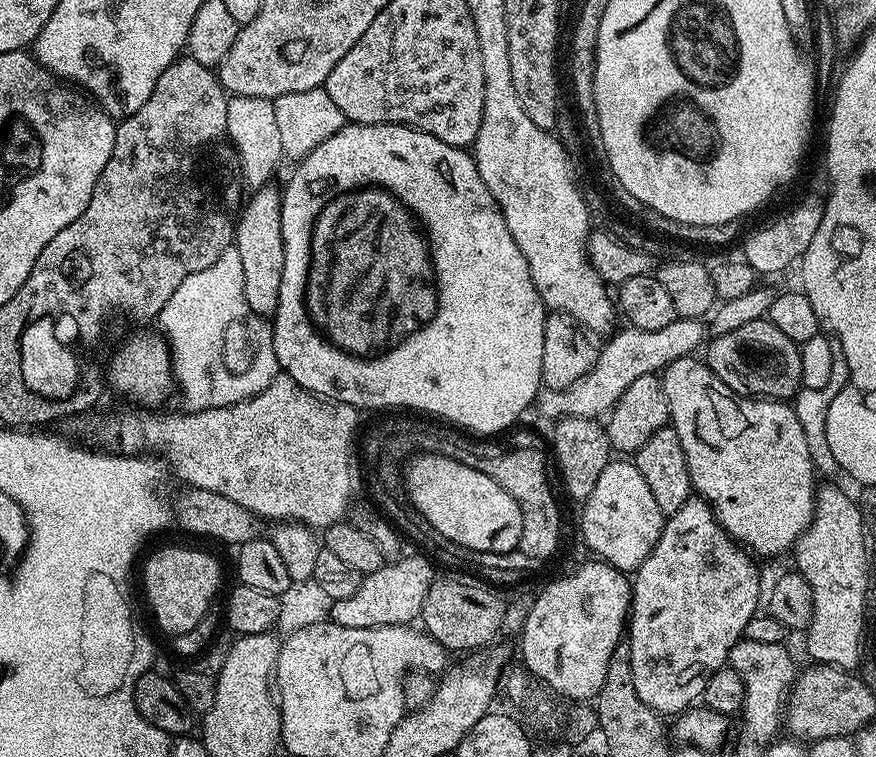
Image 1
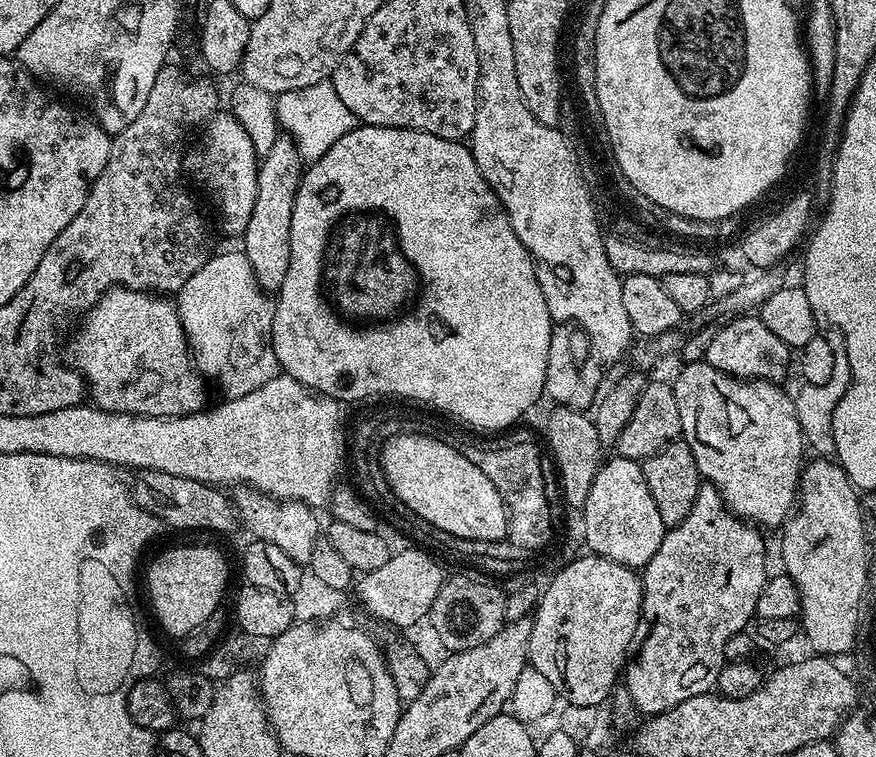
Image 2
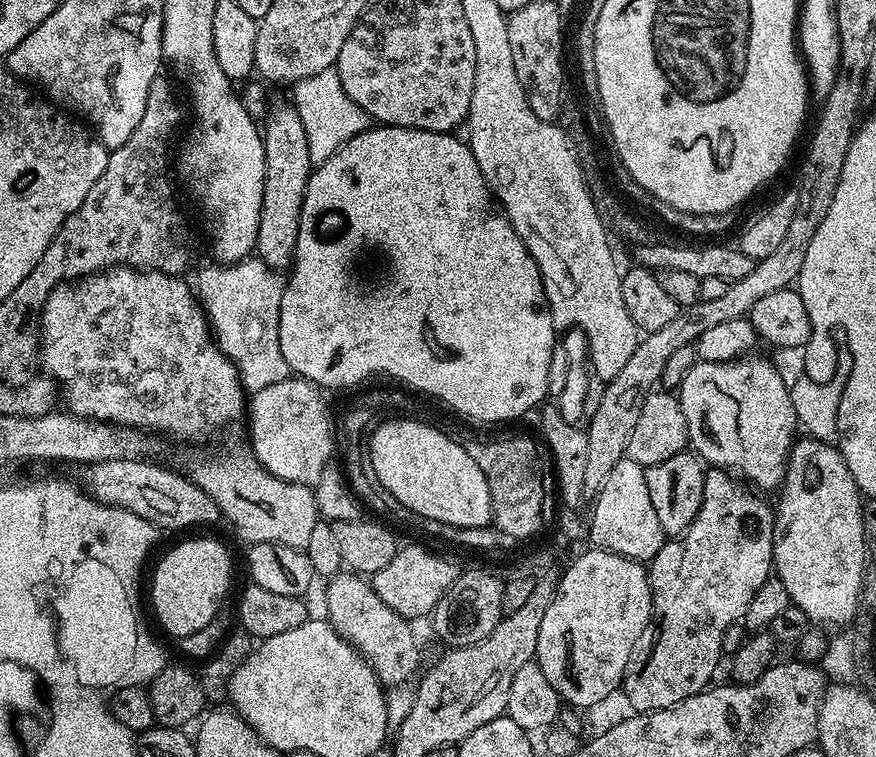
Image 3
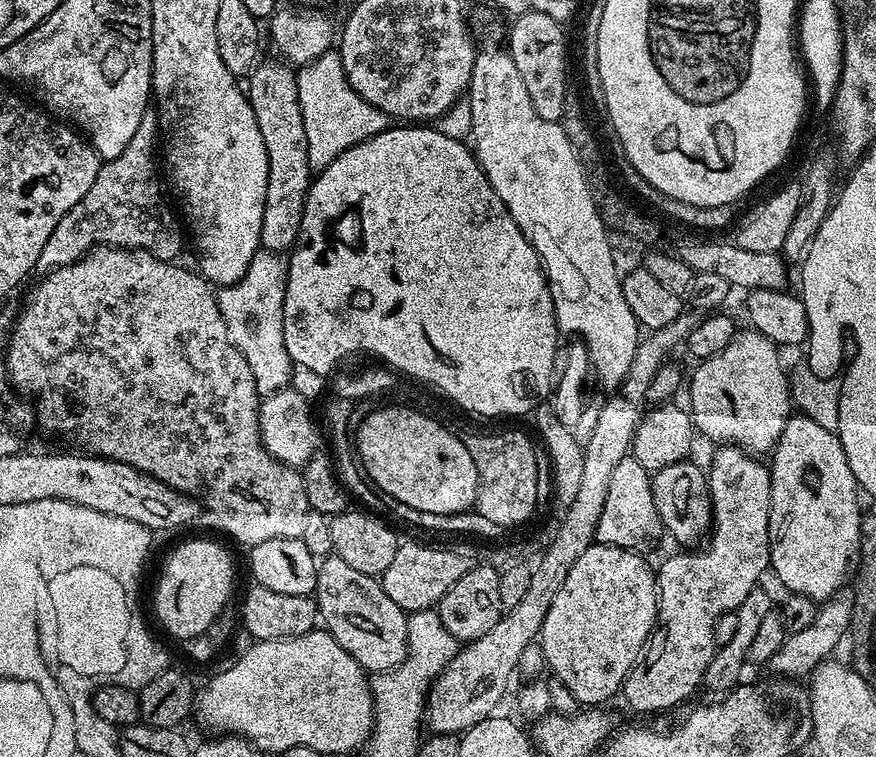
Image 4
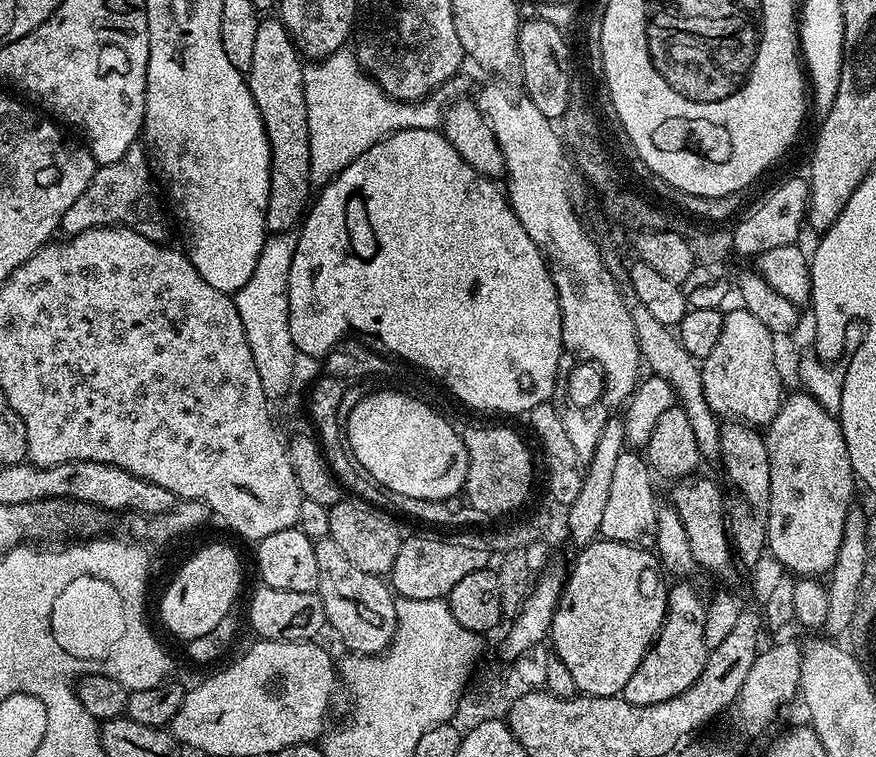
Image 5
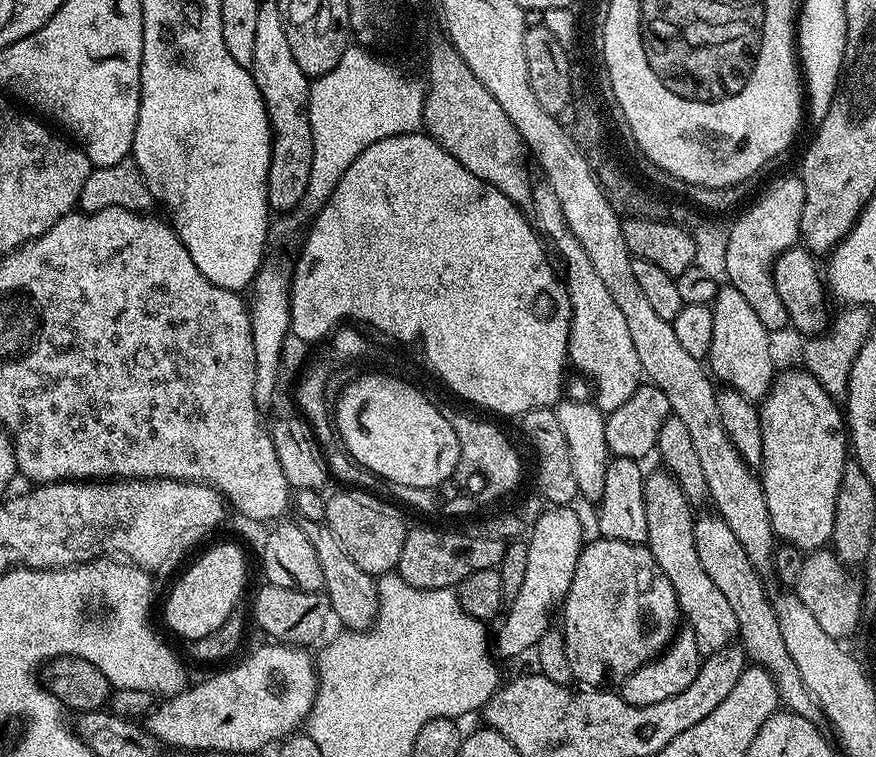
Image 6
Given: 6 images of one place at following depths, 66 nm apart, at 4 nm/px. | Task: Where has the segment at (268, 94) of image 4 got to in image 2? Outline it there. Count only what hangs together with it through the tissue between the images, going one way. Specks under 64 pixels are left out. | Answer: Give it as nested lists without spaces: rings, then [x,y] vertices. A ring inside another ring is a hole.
[[[277,135],[274,146],[262,154],[256,173],[258,190],[254,198],[254,210],[242,237],[242,251],[254,270],[254,278],[263,291],[272,294],[286,282],[286,270],[290,266],[290,218],[294,212],[294,198],[298,194],[300,178],[306,164],[294,146],[291,135]]]

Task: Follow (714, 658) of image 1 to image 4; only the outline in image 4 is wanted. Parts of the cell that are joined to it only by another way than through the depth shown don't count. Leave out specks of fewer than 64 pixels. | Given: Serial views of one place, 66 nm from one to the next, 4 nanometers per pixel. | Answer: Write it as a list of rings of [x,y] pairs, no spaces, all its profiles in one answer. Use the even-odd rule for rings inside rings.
[[[721,444],[715,449],[717,452],[712,456],[712,465],[707,465],[706,475],[708,478],[708,493],[712,495],[712,526],[706,543],[699,550],[680,550],[677,556],[668,556],[661,562],[656,572],[656,627],[653,628],[651,636],[648,637],[647,645],[634,667],[628,672],[624,680],[622,697],[636,712],[664,712],[683,700],[688,700],[704,683],[704,675],[714,658],[718,645],[714,642],[714,626],[716,620],[725,616],[728,612],[735,612],[746,602],[746,594],[754,590],[763,580],[764,571],[770,568],[770,490],[772,489],[772,473],[769,465],[764,464],[763,459],[757,458],[753,453],[746,452],[736,444]]]

